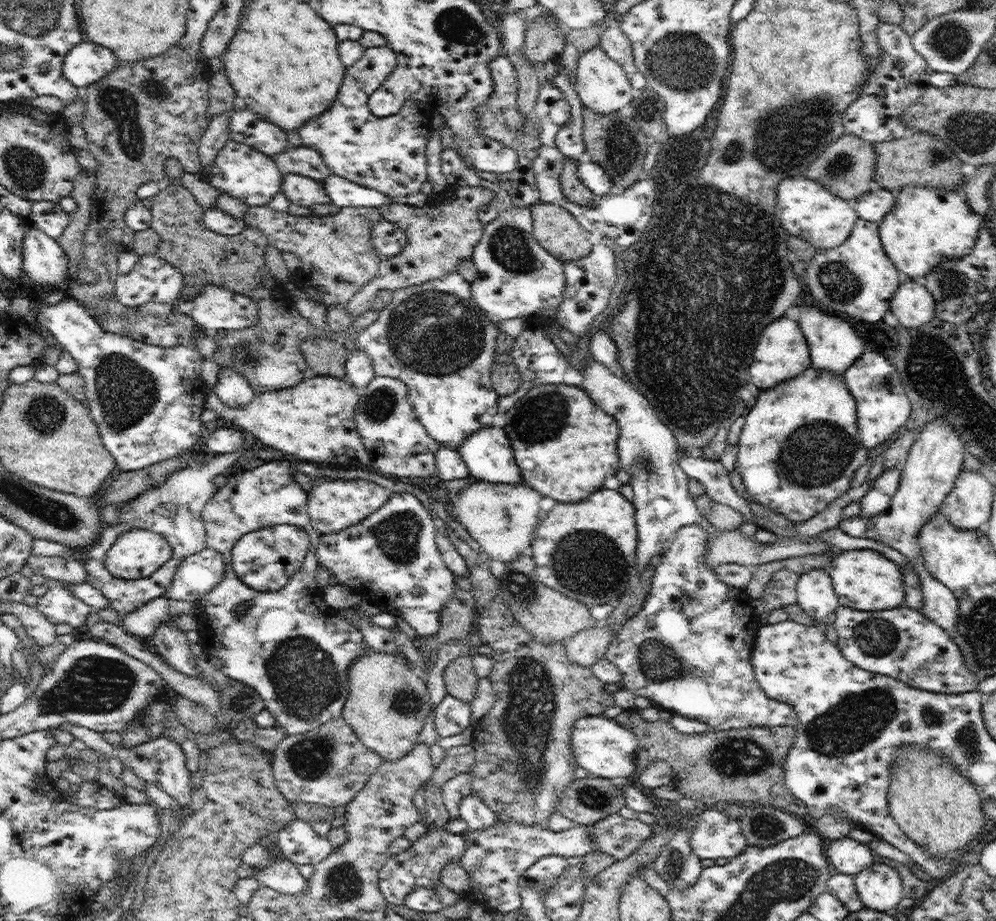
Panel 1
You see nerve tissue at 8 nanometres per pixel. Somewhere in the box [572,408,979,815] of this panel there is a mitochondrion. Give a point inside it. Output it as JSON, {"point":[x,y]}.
{"point":[860,719]}

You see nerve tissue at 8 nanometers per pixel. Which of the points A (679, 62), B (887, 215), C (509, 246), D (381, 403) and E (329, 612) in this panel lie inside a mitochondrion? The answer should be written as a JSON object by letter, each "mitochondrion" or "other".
{"A":"mitochondrion","B":"other","C":"mitochondrion","D":"mitochondrion","E":"other"}

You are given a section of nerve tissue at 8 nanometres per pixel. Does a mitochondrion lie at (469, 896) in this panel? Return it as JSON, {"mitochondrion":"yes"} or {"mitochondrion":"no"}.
{"mitochondrion":"no"}

